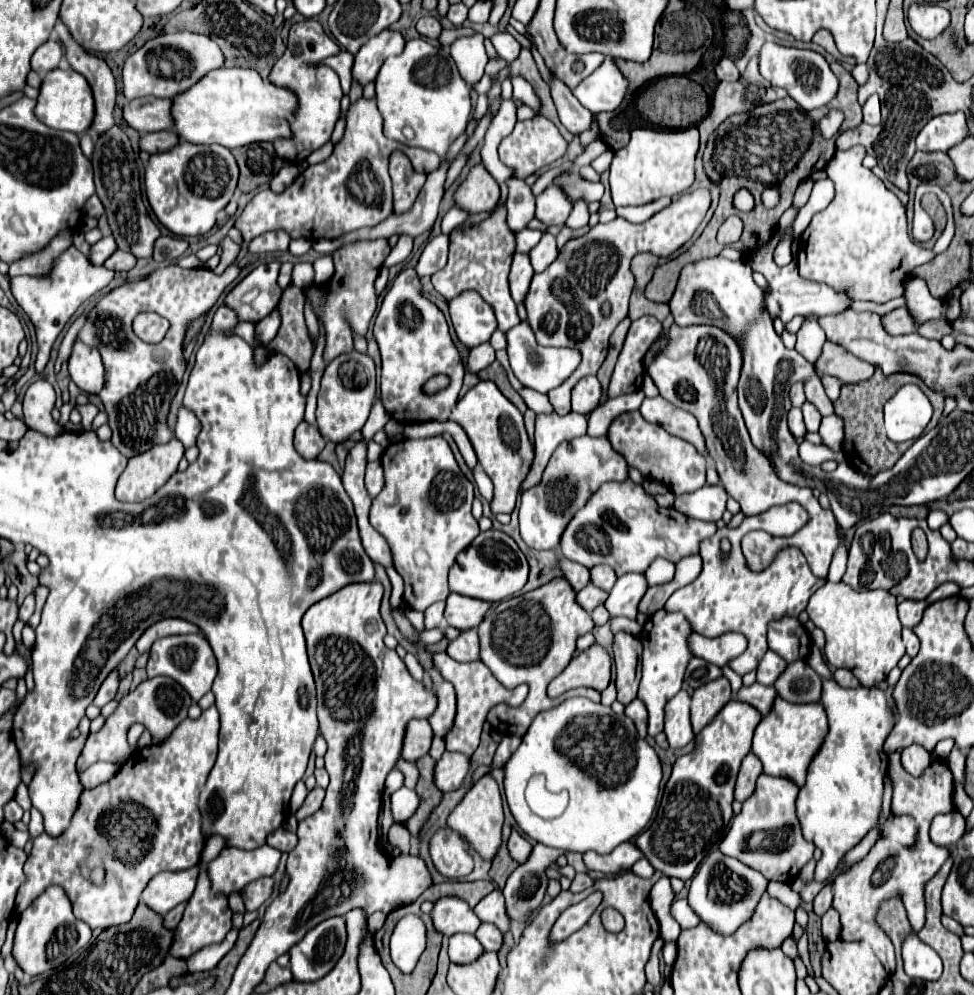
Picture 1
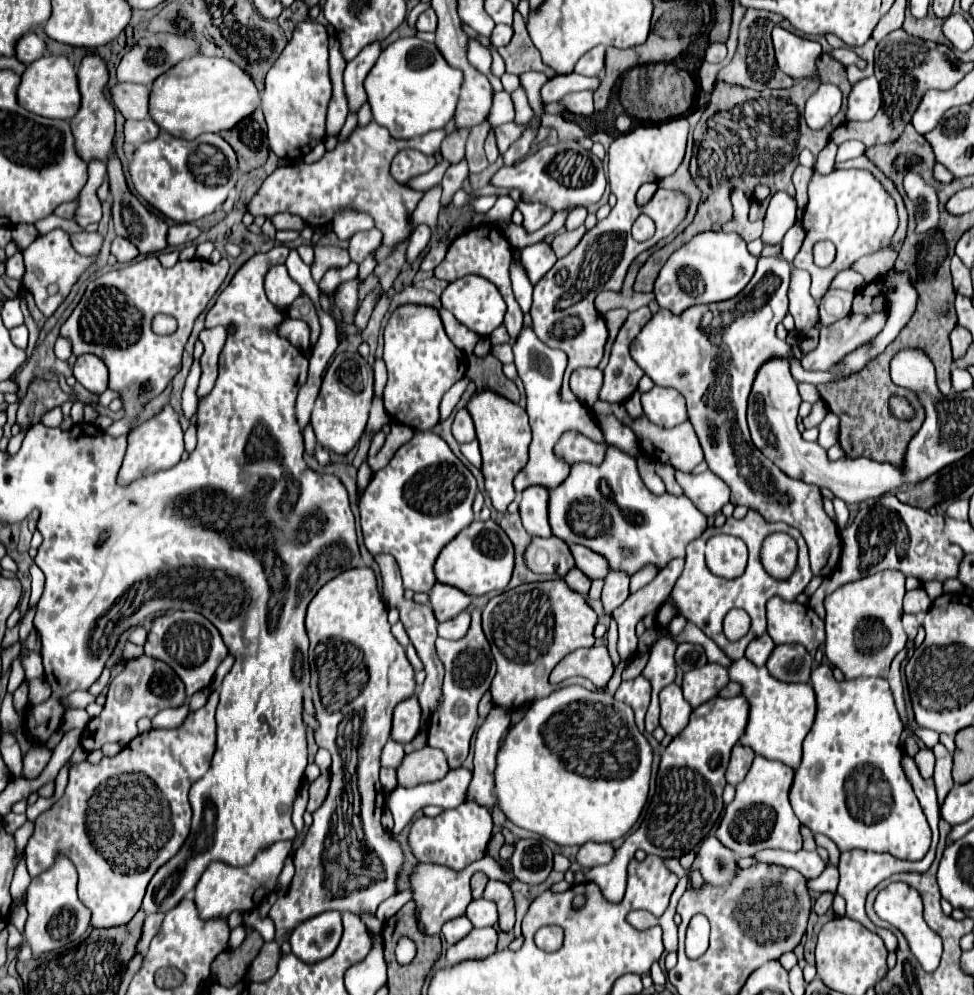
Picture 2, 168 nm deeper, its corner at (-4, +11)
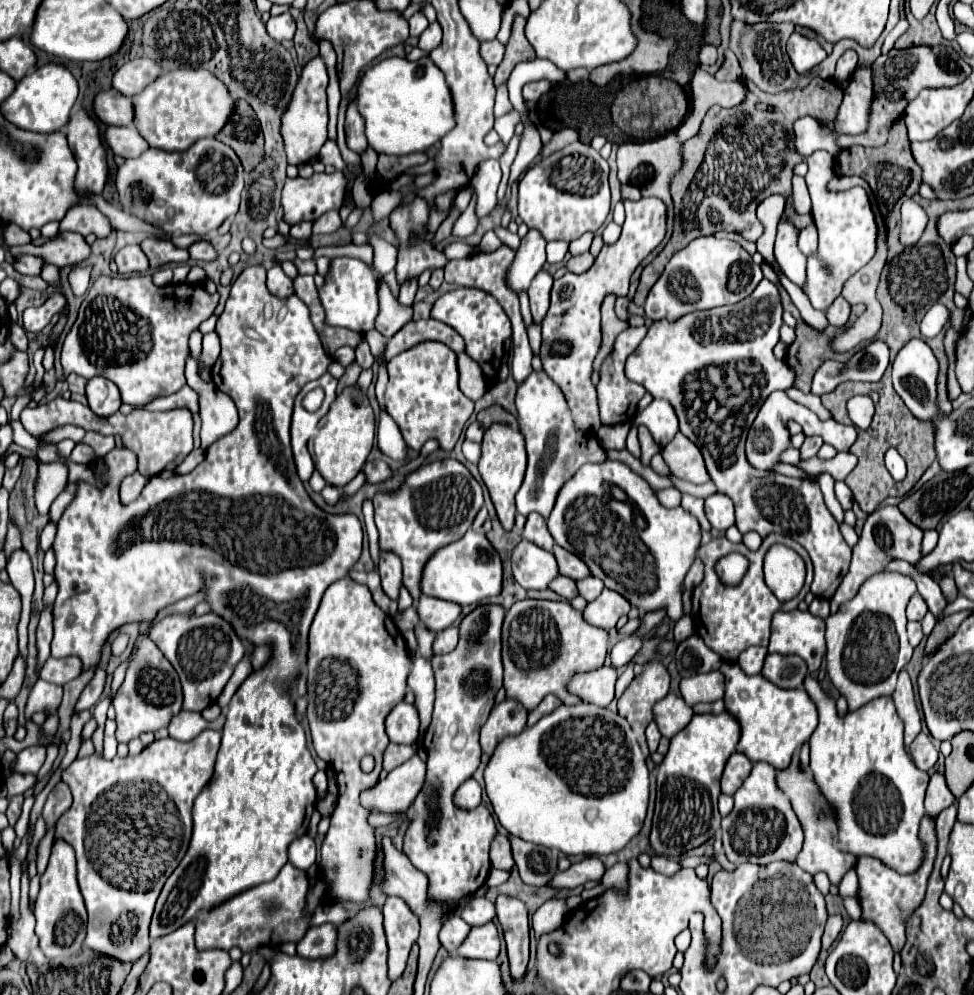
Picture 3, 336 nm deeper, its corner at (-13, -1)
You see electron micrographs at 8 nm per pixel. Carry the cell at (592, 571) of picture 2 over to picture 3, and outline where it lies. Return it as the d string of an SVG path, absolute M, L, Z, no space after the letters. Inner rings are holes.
M554 544L552 554L554 554L554 558L556 558L558 572L560 572L562 576L568 576L568 578L572 578L572 580L580 580L580 578L590 576L590 570L586 570L586 564L584 564L578 556L570 554L568 550L564 550L564 548L560 548L560 546Z

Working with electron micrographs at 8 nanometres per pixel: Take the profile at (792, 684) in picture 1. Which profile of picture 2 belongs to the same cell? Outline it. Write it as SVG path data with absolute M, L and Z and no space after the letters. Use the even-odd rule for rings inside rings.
M797 644L777 646L767 662L767 670L781 682L811 682L813 658Z

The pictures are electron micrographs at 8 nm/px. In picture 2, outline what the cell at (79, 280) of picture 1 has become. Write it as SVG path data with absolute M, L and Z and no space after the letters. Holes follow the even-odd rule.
M51 230L49 234L43 234L41 238L37 238L37 242L33 242L33 246L29 246L23 252L25 258L25 274L21 278L21 284L27 292L31 292L31 296L37 302L37 308L49 318L53 316L53 312L63 304L63 300L69 296L71 288L75 286L75 282L81 278L81 274L85 274L97 260L97 256L81 256L75 252L71 238L67 232L63 230Z

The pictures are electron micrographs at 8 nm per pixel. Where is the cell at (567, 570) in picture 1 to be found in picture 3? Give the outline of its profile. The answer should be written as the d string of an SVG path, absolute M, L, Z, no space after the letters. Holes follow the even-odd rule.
M520 540L512 550L512 574L524 588L546 590L550 578L558 576L558 566L552 552L546 552L528 540Z

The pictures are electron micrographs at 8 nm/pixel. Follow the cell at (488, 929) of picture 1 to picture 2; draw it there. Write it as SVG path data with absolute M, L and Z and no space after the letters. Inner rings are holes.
M479 898L479 900L473 900L469 904L467 918L471 920L471 924L475 928L487 928L487 926L495 926L499 916L497 916L497 908L495 908L493 902L489 902L485 898Z

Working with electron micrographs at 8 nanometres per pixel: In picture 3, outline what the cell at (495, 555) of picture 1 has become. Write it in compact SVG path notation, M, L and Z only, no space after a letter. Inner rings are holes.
M468 530L458 542L446 544L440 550L436 550L428 558L422 570L422 578L420 578L422 594L448 600L448 602L456 602L460 606L478 604L480 600L498 596L500 588L502 588L500 556L492 548L484 532L474 532L474 530Z

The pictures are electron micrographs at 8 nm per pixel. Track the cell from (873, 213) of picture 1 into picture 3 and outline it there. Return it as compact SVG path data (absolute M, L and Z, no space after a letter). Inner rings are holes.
M818 150L806 160L808 174L806 184L812 196L812 218L818 228L818 250L808 256L806 262L806 282L802 286L804 294L812 302L816 310L826 310L840 290L844 282L856 274L864 264L870 262L876 250L876 222L872 216L870 200L866 190L856 186L846 192L828 192L826 184L830 176L834 176L834 162L826 150Z

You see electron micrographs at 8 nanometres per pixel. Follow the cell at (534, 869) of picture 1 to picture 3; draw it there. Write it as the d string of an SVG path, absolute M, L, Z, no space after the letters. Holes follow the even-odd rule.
M508 836L520 878L530 886L544 886L558 872L558 854L550 848Z

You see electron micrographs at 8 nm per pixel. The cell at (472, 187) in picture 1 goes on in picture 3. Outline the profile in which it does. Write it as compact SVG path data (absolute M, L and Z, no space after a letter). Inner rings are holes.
M582 142L568 144L566 148L562 148L554 154L550 154L548 158L536 162L518 184L518 214L520 214L522 222L526 226L538 230L546 242L550 242L550 240L572 242L572 240L580 238L584 232L596 232L604 224L608 212L610 212L608 162L600 156L600 152L594 154L594 148L588 144L582 144ZM566 156L574 158L574 162L570 162L568 168L562 166L562 160Z

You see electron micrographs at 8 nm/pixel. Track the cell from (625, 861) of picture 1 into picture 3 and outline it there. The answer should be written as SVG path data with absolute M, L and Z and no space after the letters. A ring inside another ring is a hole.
M584 858L582 862L572 864L568 870L554 874L554 878L548 882L550 888L562 890L562 888L576 888L592 880L600 880L604 876L604 866L598 858Z

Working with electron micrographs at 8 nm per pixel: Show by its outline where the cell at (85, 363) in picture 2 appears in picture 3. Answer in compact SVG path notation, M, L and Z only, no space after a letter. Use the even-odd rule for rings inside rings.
M92 378L88 380L86 386L86 398L88 398L88 406L90 410L100 416L100 418L108 418L114 412L118 412L120 408L120 392L114 386L114 382L106 380L106 378Z

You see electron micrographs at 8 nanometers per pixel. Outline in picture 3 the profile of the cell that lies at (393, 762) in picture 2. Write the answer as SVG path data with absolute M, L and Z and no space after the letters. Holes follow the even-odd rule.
M388 744L386 752L384 752L384 770L390 772L396 766L404 764L408 758L412 758L416 752L412 746L404 746L404 744Z

